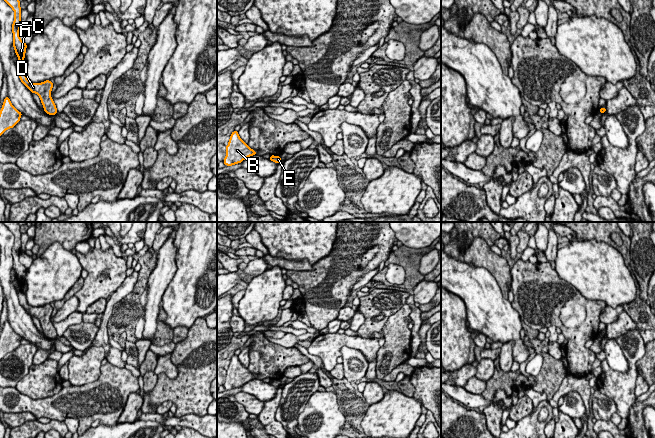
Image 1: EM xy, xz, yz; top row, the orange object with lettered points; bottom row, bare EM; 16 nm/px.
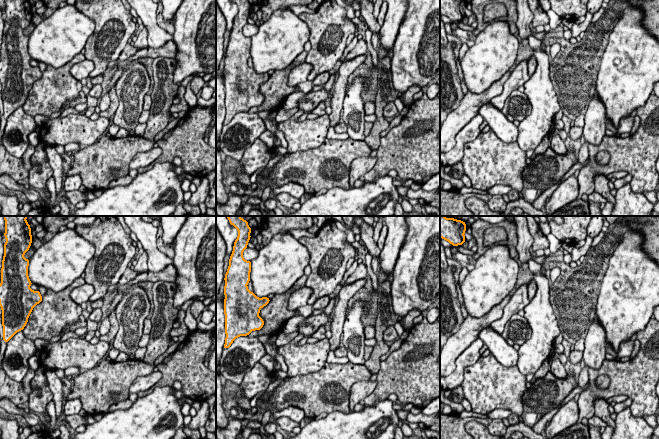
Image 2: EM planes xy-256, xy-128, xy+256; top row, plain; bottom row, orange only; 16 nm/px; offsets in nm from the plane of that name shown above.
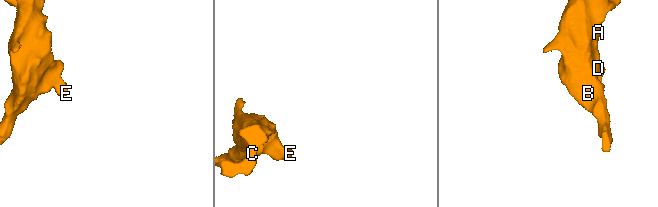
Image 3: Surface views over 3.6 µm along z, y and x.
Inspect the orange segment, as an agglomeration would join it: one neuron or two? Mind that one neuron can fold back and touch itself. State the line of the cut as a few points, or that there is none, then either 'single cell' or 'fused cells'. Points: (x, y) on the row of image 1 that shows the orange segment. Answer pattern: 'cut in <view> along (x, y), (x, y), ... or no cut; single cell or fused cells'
no cut; single cell

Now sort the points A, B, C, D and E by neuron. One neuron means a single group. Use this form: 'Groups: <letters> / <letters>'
Groups: A B C D E

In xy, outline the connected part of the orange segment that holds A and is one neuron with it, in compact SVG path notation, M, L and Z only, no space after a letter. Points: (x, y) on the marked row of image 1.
M4 0L9 7L14 11L14 22L12 24L12 33L13 33L13 46L16 55L18 56L19 62L15 65L18 70L19 78L21 82L31 91L31 93L36 93L41 100L44 111L49 115L56 115L57 108L51 98L51 91L53 88L53 83L50 80L46 80L42 83L32 83L29 82L26 76L26 72L23 68L23 60L25 58L27 44L23 42L19 37L19 30L21 28L21 11L20 1L19 0Z

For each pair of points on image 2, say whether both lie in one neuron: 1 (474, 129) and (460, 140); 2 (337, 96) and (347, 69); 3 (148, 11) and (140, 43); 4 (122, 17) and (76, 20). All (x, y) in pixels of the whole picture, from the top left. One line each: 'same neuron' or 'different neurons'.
1: same neuron
2: same neuron
3: different neurons
4: different neurons

